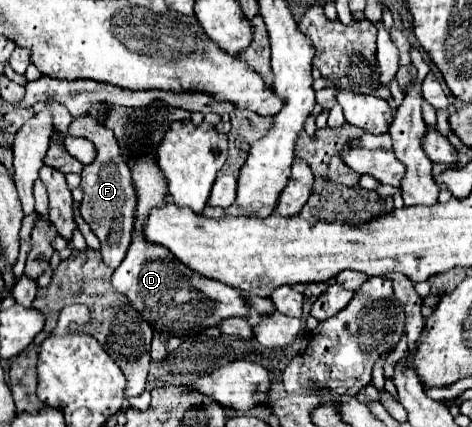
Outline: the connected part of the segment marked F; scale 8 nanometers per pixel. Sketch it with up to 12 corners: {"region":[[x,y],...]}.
{"region":[[92,117],[68,133],[96,159],[82,169],[82,219],[116,269],[130,245],[136,191],[112,129]]}

